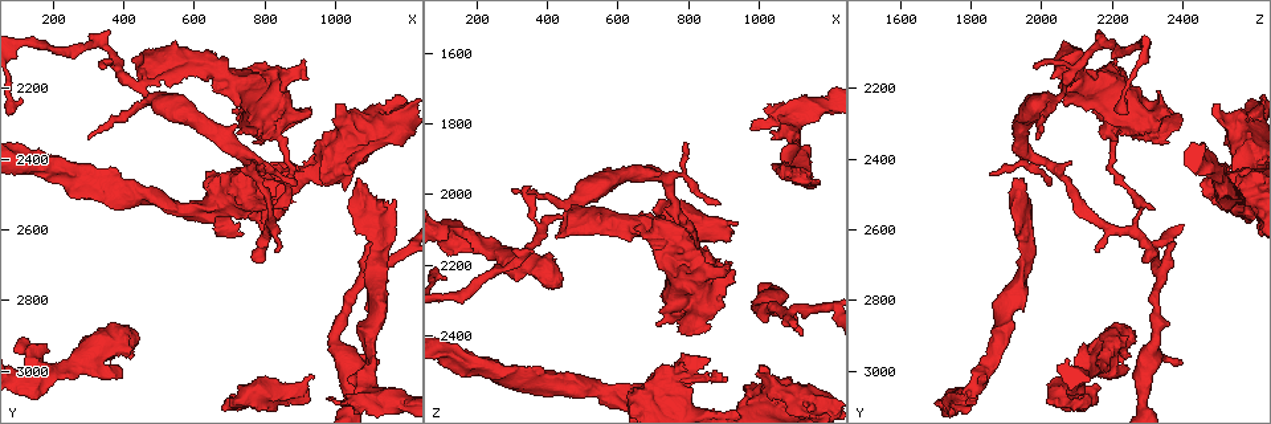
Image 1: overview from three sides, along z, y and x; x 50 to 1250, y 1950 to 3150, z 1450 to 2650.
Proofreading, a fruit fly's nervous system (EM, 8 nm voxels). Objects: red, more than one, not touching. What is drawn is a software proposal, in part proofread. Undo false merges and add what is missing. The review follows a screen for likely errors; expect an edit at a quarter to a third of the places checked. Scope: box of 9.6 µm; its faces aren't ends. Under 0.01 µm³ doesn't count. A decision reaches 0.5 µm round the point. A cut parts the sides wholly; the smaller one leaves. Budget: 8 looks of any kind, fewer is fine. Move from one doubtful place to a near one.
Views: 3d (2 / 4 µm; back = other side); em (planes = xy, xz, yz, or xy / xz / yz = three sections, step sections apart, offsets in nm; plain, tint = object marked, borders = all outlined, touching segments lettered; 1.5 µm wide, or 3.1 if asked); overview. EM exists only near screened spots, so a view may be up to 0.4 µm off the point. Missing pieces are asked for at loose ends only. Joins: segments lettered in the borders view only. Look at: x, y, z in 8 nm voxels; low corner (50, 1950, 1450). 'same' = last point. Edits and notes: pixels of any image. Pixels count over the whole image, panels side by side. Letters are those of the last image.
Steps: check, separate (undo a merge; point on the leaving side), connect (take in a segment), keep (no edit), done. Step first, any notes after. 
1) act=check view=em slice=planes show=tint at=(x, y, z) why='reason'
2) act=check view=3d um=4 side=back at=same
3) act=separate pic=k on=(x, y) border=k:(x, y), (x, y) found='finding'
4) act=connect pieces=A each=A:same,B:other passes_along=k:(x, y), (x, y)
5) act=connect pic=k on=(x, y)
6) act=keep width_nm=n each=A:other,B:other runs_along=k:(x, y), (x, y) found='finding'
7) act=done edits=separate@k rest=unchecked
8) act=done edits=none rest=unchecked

act=check view=em slice=planes show=tint at=(1130, 2660, 1960)

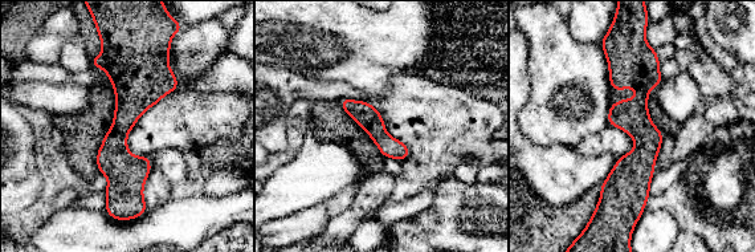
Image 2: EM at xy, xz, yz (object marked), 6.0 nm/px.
act=check view=em slice=planes show=borders at=same

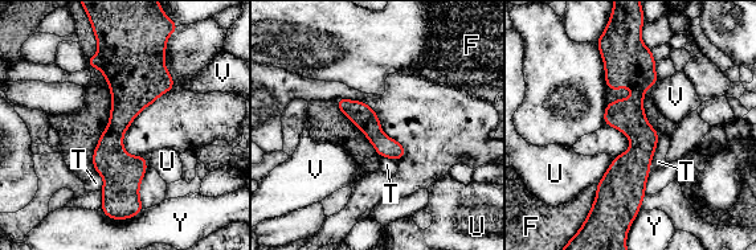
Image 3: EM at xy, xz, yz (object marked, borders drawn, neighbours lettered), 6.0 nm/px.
act=keep longest_contact=T:260nm each=F:other,T:other,U:other,V:other,Y:other runs_along=3:(117, 48), (115, 166), (130, 207) found='continuous, no second neuron'

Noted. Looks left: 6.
act=check view=em slice=yz step=8 show=plain at=(1070, 2460, 1930) why='an open end'

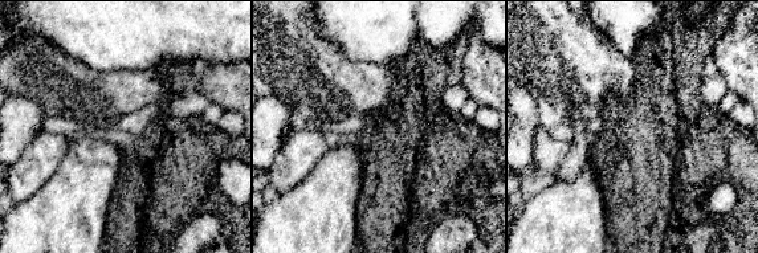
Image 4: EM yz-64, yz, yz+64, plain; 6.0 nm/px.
act=check view=em slice=yz step=8 show=tint at=same why='with the object marked'

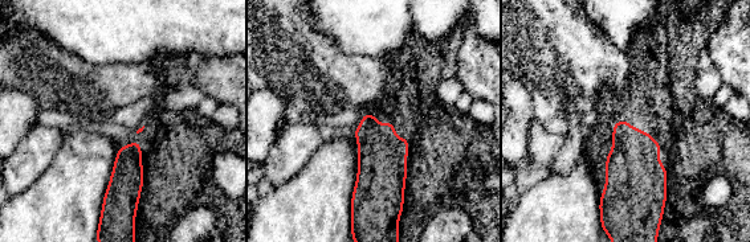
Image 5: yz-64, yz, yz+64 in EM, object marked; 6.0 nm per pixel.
act=check view=em slice=yz step=8 show=borders at=same

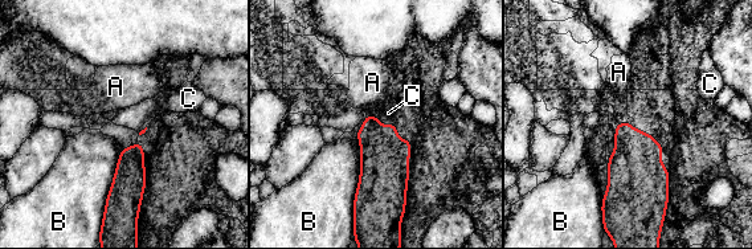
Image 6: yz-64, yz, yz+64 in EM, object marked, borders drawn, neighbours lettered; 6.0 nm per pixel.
act=keep each=A:other,B:other,C:other border=6:(375, 117), (381, 121) found='none of them fits'

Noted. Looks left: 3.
act=check view=em slice=planes show=tint at=(1100, 2720, 2330) why='a fork'

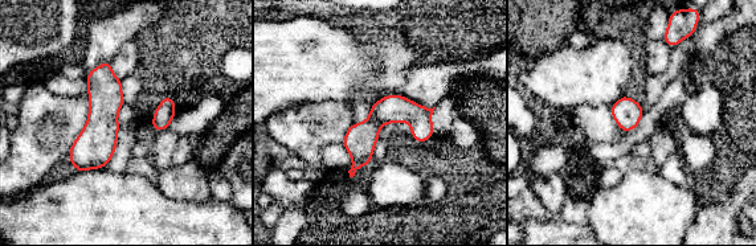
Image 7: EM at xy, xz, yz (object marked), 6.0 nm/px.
act=check view=em slice=planes show=borders at=same why='see the neighbours'

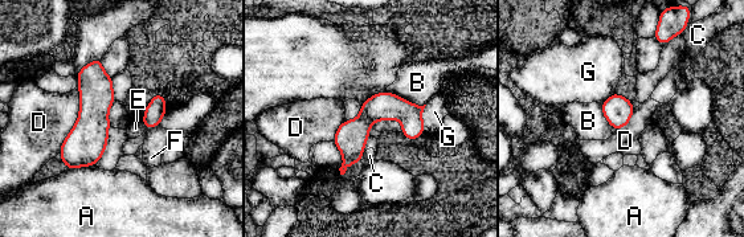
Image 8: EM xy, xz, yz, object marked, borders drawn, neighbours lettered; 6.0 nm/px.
act=keep each=A:other,B:other,C:other,D:other,E:other,F:other,G:other border=8:(77, 78), (78, 119), (58, 152) found='continuous, no second neuron'

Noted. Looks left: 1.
act=done edits=none rest=unchecked

